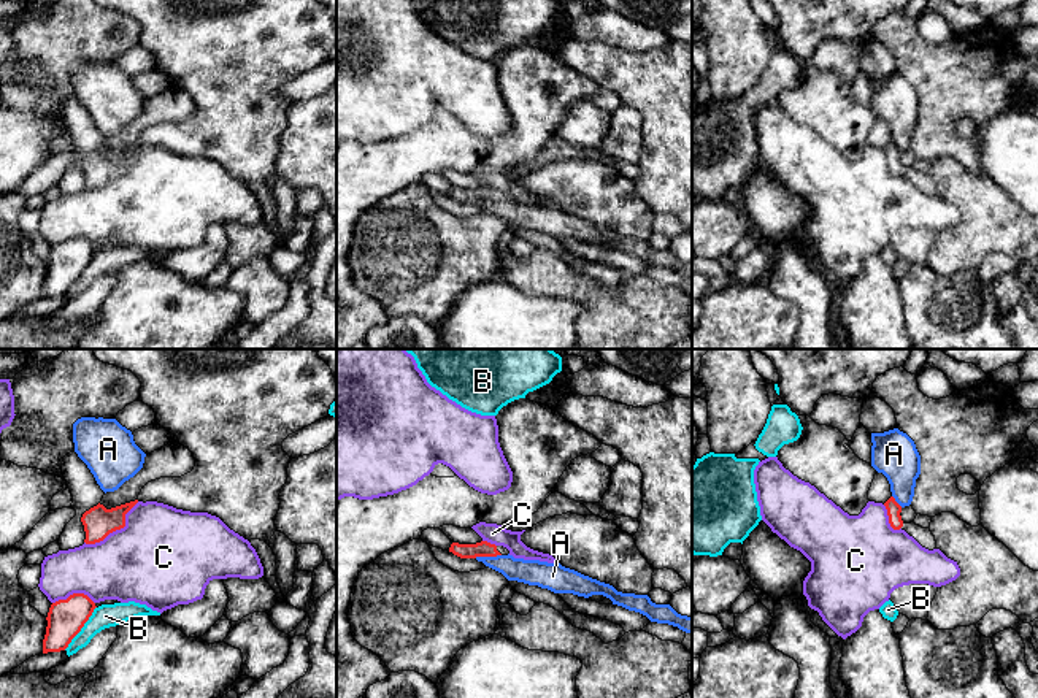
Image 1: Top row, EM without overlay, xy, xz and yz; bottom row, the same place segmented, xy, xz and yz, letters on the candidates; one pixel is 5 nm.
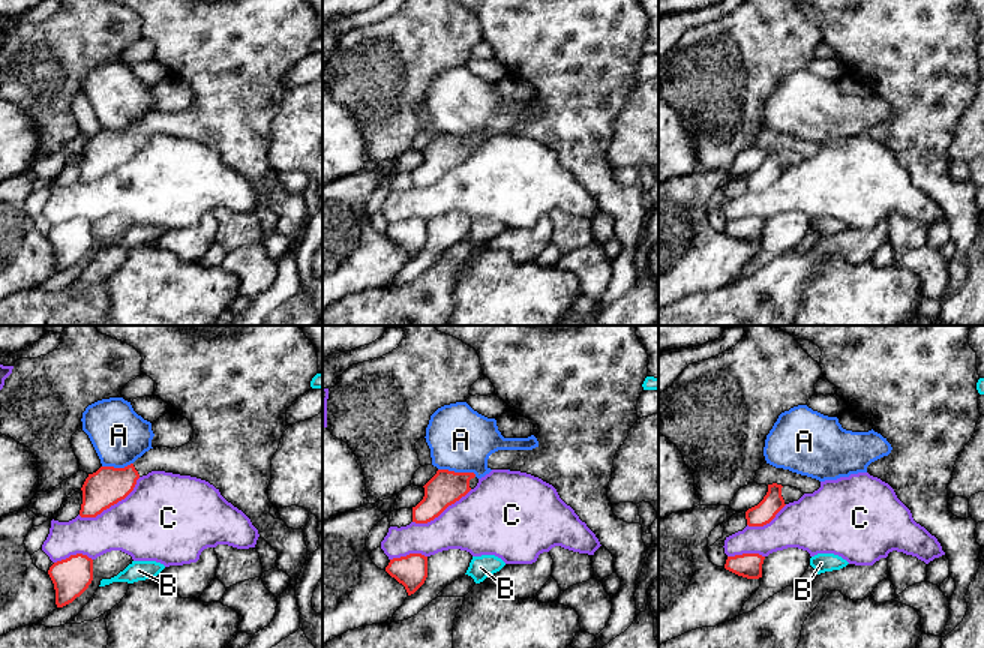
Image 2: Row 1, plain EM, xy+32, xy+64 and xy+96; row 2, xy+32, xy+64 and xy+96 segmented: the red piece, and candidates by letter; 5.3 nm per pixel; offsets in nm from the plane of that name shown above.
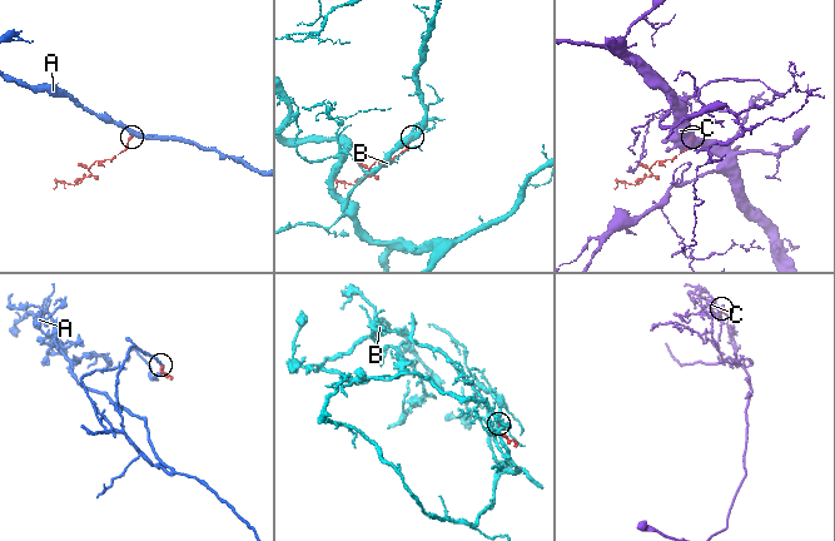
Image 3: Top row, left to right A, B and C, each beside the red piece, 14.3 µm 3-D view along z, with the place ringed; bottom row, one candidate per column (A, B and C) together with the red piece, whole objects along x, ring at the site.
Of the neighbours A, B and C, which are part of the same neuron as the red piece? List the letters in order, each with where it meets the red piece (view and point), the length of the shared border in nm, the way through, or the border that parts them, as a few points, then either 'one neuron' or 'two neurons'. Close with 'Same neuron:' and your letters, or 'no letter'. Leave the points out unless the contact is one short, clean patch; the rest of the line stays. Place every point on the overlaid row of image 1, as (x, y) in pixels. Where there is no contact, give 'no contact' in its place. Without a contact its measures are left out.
A: meets red in xz at (488, 556); contact 140 nm long; border along xz (500, 554), (475, 557); two neurons
B: meets red in xy at (81, 627); contact 280 nm long; two neurons
C: meets red in xy at (116, 529); contact 360 nm long; two neurons
Same neuron: no letter

